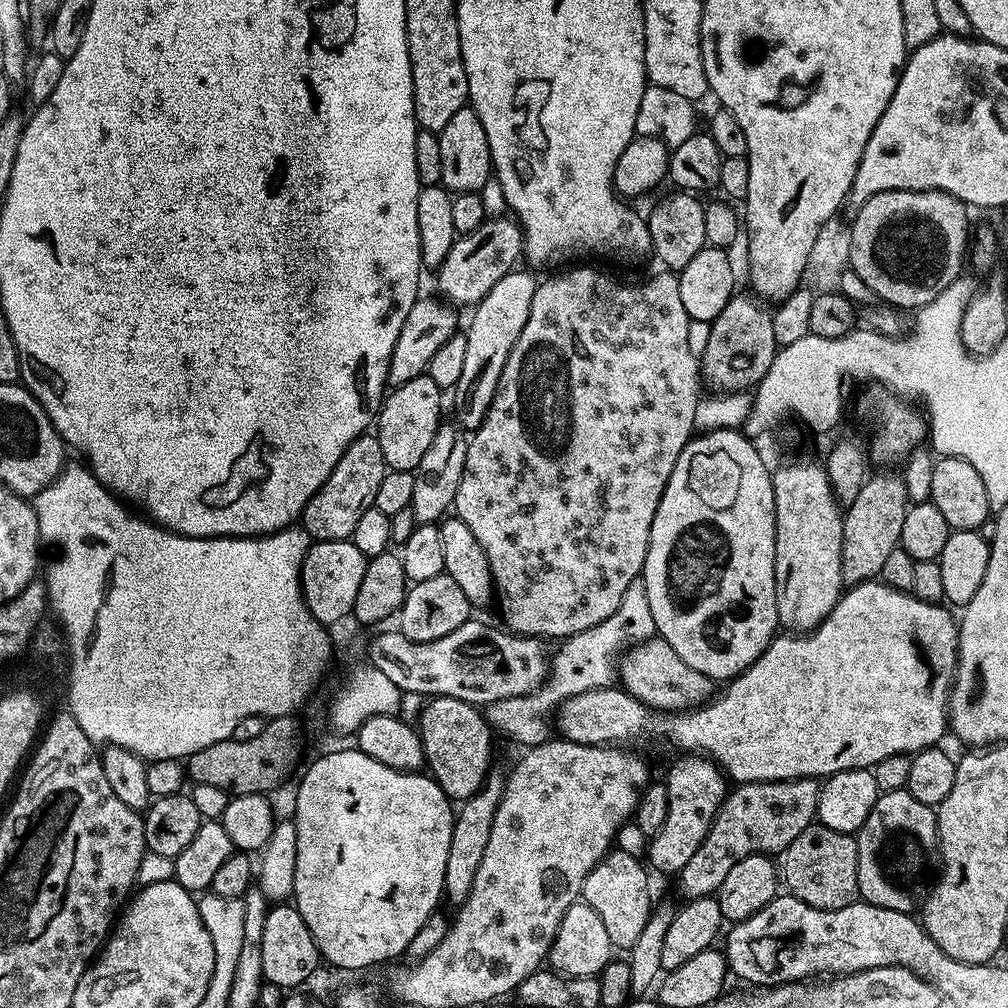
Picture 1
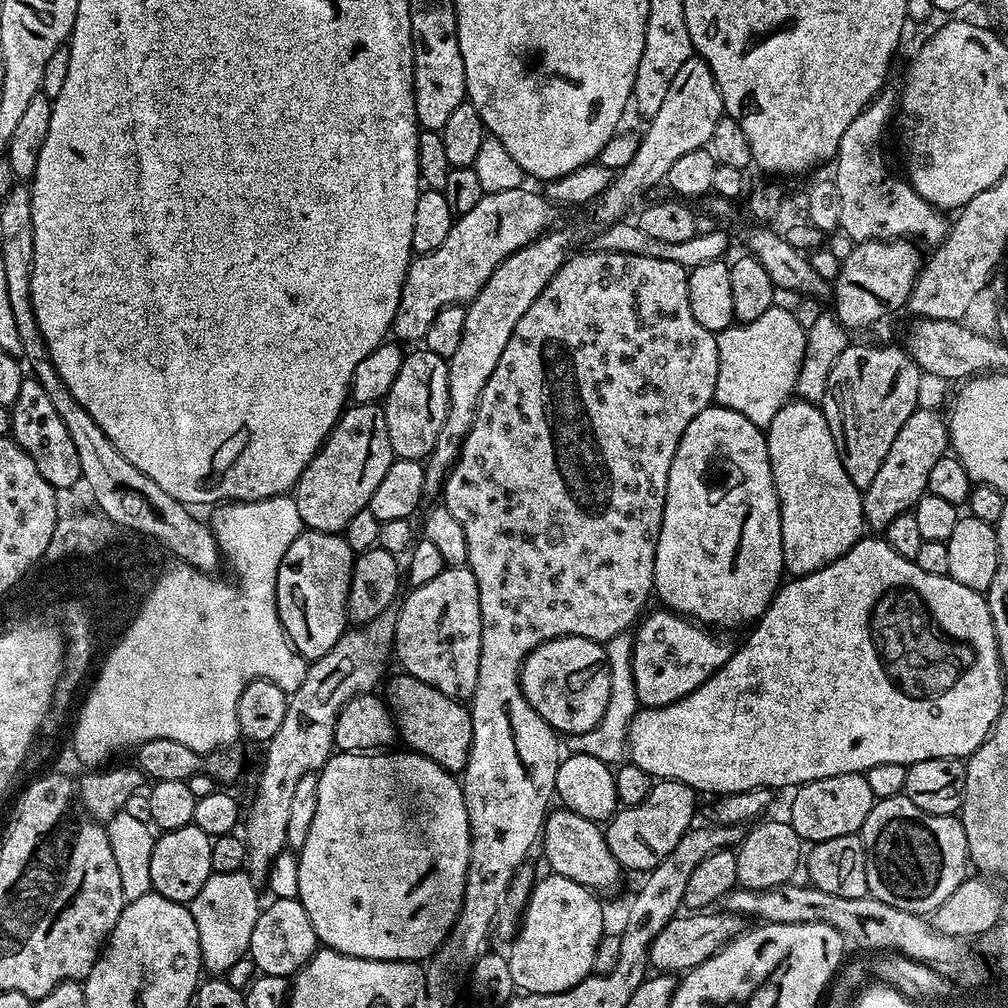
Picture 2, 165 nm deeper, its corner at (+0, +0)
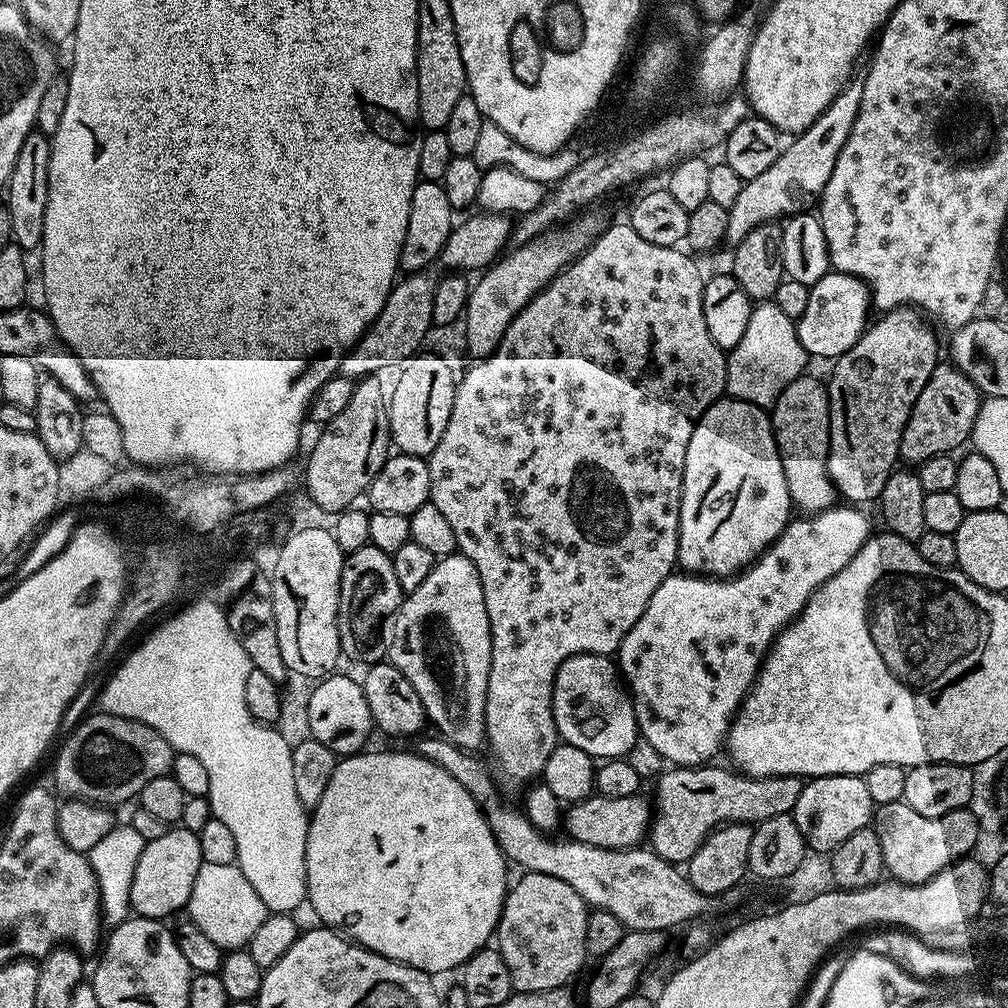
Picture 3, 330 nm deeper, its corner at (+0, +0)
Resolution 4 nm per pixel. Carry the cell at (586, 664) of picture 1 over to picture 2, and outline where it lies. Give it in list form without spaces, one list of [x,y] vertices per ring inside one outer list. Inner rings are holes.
[[[620,633],[605,643],[605,660],[610,670],[610,698],[599,726],[586,734],[571,736],[567,748],[571,753],[586,753],[609,766],[619,765],[627,753],[629,724],[640,709],[637,691],[634,690],[632,670],[632,641],[627,633]]]

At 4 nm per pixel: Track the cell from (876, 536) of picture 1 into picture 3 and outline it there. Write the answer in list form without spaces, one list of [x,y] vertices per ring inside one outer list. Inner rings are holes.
[[[941,363],[932,371],[930,382],[926,382],[926,386],[922,386],[922,394],[918,394],[918,402],[914,402],[910,418],[902,430],[899,459],[901,461],[909,460],[912,463],[909,465],[919,466],[924,460],[929,460],[935,456],[955,453],[955,448],[963,440],[965,443],[971,437],[972,427],[976,421],[976,415],[978,414],[981,403],[982,393],[976,387],[976,383],[951,363]]]

